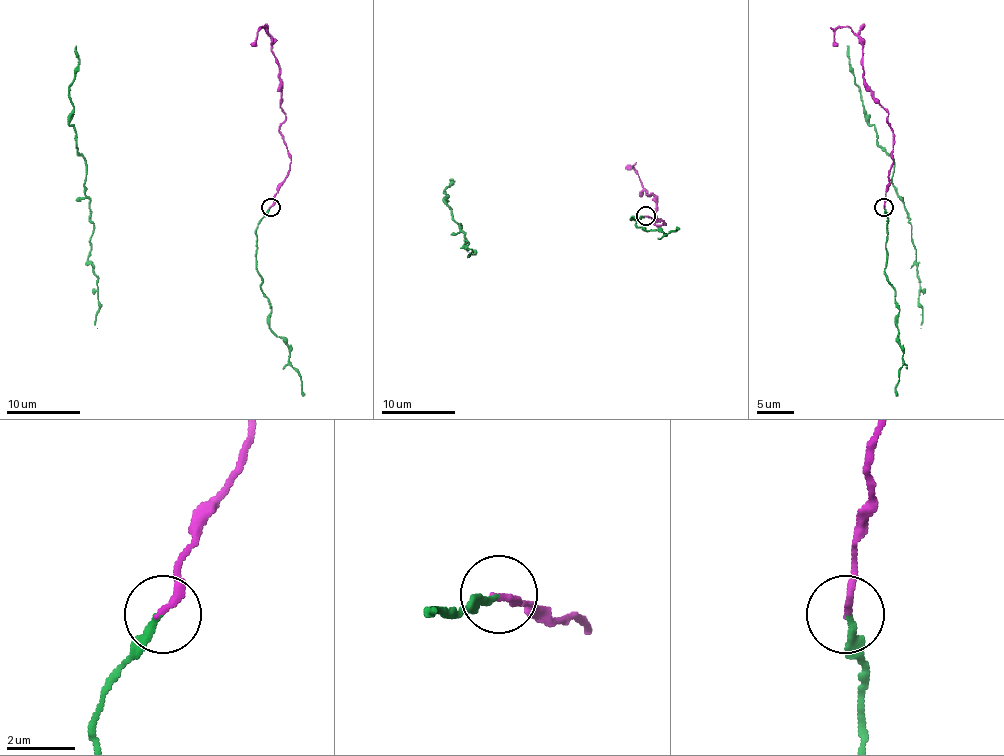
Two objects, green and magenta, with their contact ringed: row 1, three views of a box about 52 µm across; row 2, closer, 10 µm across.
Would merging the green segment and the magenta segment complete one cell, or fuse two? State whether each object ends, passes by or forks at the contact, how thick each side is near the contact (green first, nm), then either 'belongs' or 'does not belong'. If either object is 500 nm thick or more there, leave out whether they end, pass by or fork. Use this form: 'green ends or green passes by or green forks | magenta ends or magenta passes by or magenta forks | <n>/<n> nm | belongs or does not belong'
green ends | magenta ends | 200/200 nm | belongs

